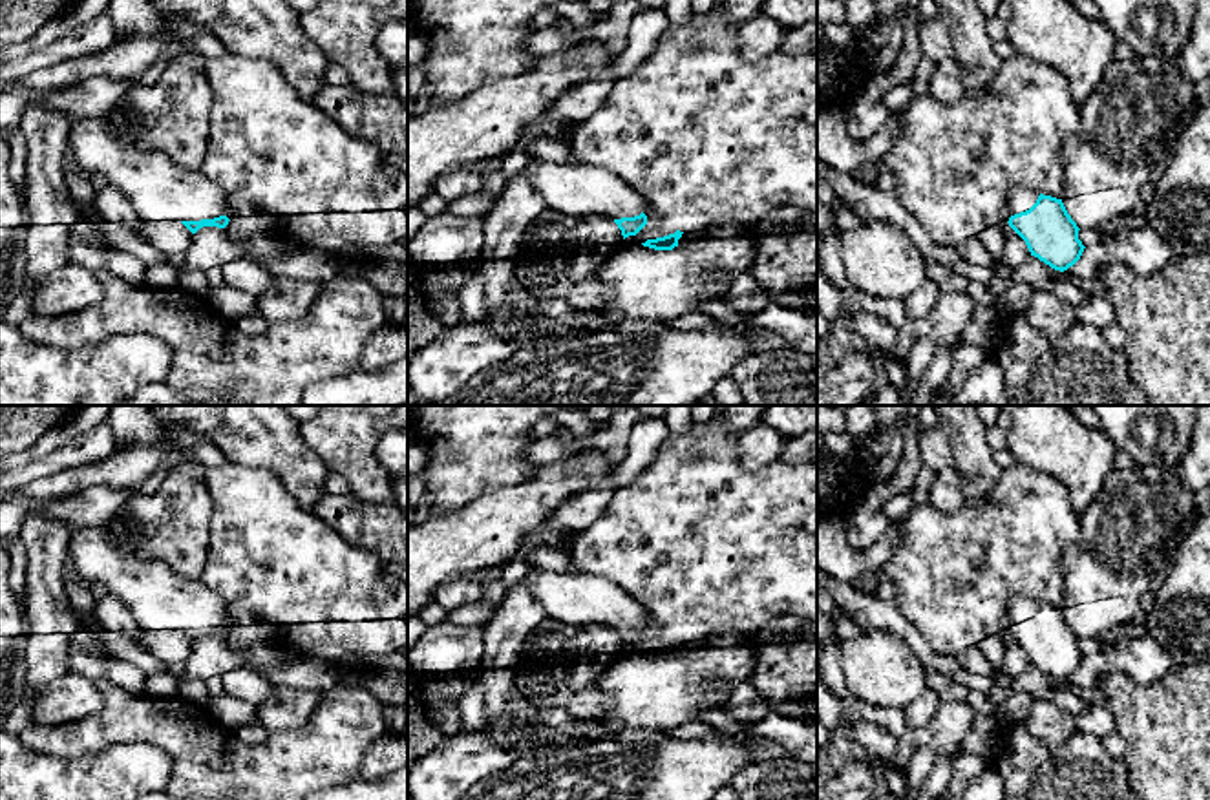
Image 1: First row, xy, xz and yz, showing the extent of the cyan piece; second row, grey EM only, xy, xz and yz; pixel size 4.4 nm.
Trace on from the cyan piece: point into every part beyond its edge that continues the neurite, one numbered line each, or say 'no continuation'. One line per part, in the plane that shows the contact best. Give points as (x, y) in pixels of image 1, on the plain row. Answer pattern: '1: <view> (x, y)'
1: xy (159, 600)

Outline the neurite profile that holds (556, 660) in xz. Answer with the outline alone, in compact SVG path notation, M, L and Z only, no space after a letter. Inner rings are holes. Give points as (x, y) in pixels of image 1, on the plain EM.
M548 617L514 643L519 652L514 685L537 709L567 707L576 692L600 681L625 652L610 626L568 626Z

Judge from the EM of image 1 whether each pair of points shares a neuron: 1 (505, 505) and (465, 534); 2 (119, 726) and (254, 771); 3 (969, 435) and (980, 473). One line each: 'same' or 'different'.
1: same
2: same
3: same

